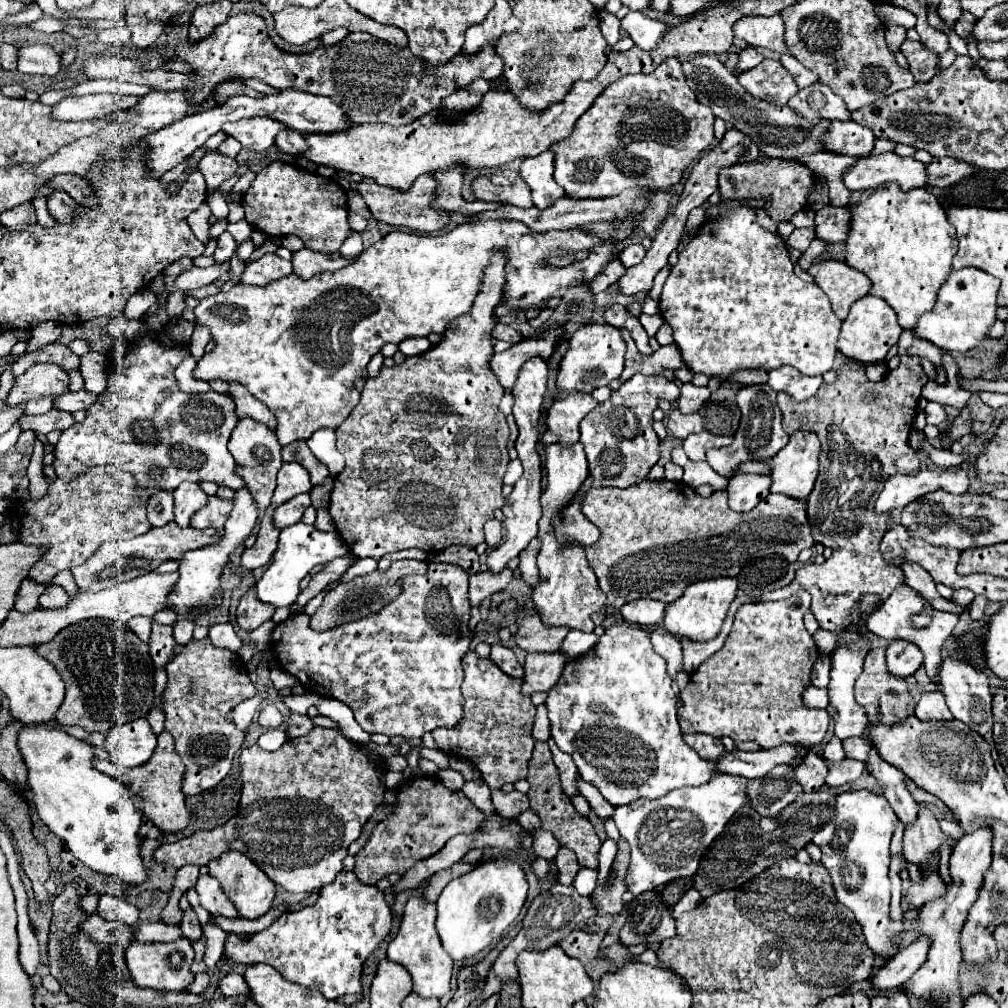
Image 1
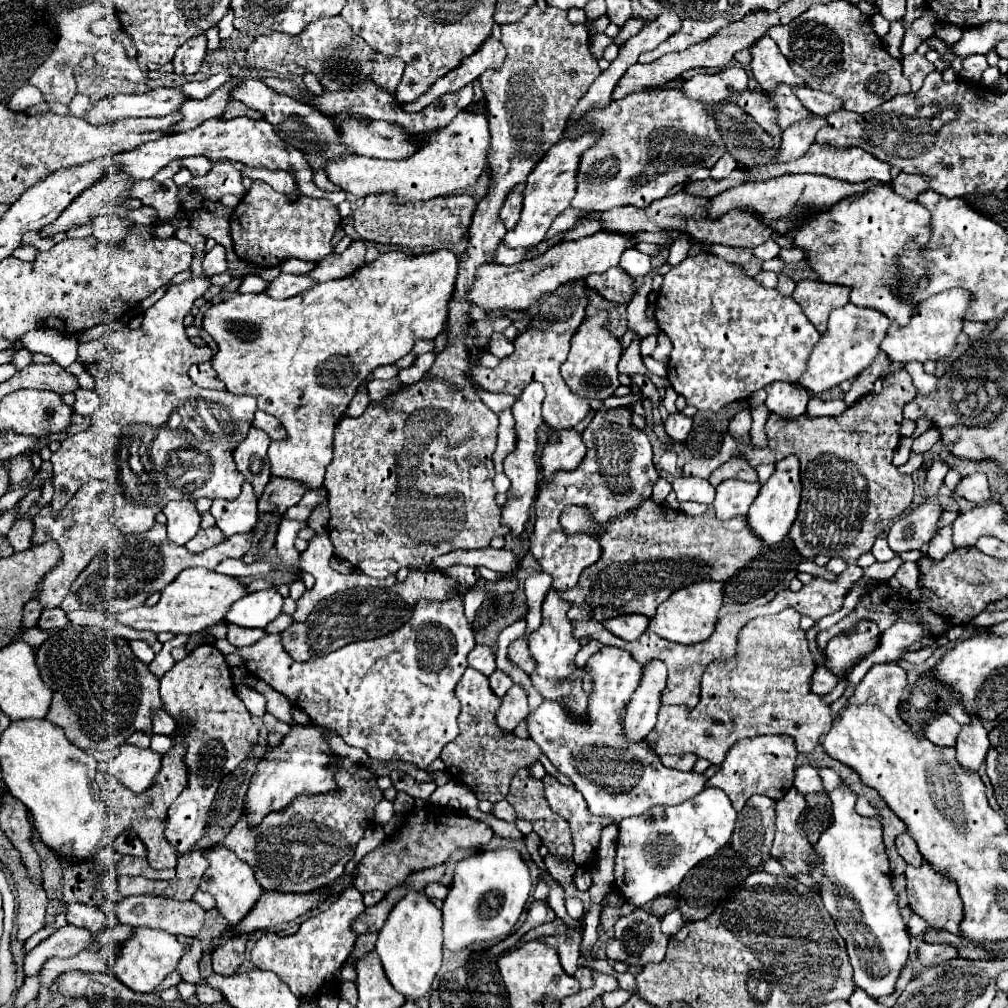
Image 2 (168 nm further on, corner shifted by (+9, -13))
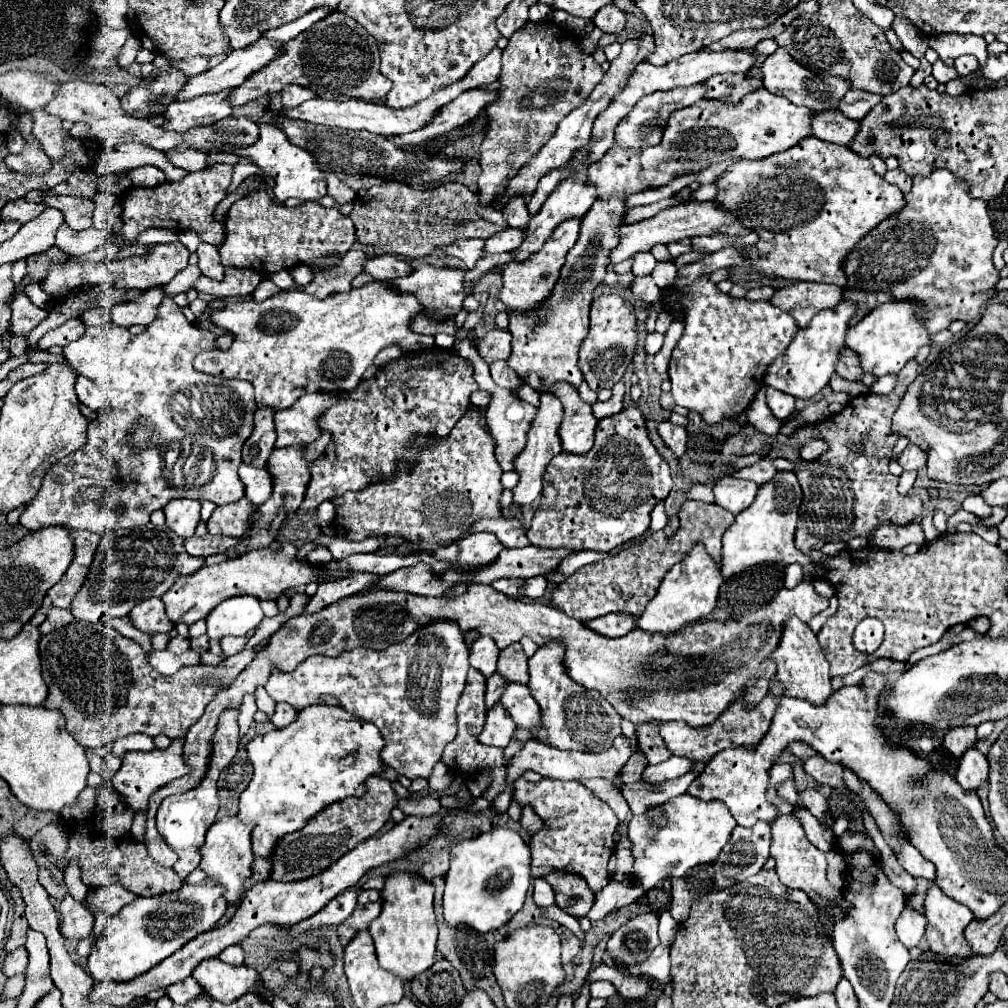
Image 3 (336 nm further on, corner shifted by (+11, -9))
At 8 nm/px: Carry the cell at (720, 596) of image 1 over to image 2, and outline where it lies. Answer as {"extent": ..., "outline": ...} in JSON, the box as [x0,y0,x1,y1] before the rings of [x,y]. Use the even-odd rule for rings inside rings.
{"extent":[649,580,723,644],"outline":[[[703,580],[703,582],[695,582],[691,586],[683,586],[683,588],[675,590],[675,594],[671,594],[671,598],[667,598],[667,602],[663,602],[659,606],[657,614],[649,622],[649,630],[669,642],[679,642],[679,644],[703,642],[715,630],[721,600],[723,600],[723,584],[721,582]]]}

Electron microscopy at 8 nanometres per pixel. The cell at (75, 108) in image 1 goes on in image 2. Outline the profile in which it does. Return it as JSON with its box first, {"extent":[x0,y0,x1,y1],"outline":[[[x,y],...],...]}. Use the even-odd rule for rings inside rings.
{"extent":[87,88,189,126],"outline":[[[155,88],[135,96],[109,96],[93,104],[87,122],[99,126],[123,118],[167,116],[171,112],[177,112],[185,100],[189,100],[189,96],[183,94],[179,88]]]}

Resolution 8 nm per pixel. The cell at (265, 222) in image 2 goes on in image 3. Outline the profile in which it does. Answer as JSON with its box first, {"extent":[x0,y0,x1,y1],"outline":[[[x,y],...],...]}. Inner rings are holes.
{"extent":[219,185,355,272],"outline":[[[266,185],[245,198],[237,200],[225,218],[225,242],[219,248],[223,266],[251,268],[257,272],[289,270],[295,264],[311,264],[323,260],[331,252],[345,254],[355,242],[355,228],[349,216],[343,216],[335,206],[325,208],[319,202],[303,202],[287,208],[275,202],[266,192]]]}

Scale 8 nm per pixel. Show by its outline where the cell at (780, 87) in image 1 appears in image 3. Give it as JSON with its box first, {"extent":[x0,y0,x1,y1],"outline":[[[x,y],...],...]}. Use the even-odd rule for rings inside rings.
{"extent":[811,110,857,146],"outline":[[[837,110],[813,112],[811,120],[811,136],[841,146],[847,146],[849,138],[853,138],[853,130],[857,130],[857,122]]]}

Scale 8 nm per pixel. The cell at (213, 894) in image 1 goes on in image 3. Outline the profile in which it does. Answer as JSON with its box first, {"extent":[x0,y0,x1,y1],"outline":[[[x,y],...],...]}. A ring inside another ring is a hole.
{"extent":[217,944,245,966],"outline":[[[235,944],[235,946],[229,946],[227,950],[223,950],[217,958],[231,964],[231,966],[241,966],[243,958],[245,958],[245,952],[243,952],[243,948],[239,944]]]}

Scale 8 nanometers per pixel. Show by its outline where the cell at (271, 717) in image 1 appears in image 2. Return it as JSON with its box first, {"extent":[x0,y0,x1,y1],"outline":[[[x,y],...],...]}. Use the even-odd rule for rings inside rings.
{"extent":[161,644,259,856],"outline":[[[211,644],[197,646],[161,678],[161,700],[173,718],[179,718],[181,712],[195,718],[187,736],[173,736],[173,742],[187,746],[185,764],[189,768],[189,786],[169,806],[165,820],[165,838],[179,856],[185,856],[209,830],[209,810],[221,778],[247,758],[251,746],[257,742],[259,730],[253,726],[245,704],[235,696],[223,654]]]}

